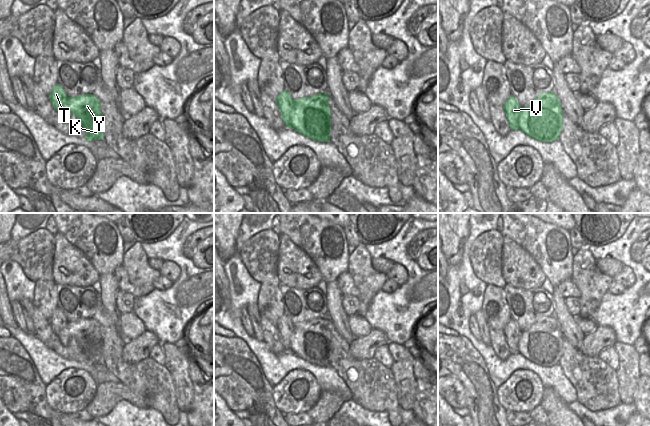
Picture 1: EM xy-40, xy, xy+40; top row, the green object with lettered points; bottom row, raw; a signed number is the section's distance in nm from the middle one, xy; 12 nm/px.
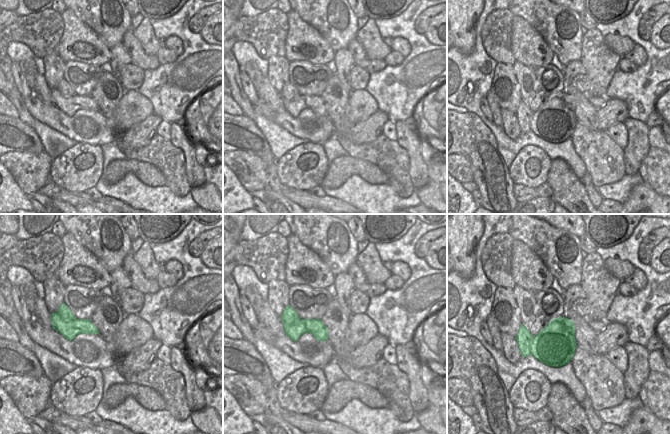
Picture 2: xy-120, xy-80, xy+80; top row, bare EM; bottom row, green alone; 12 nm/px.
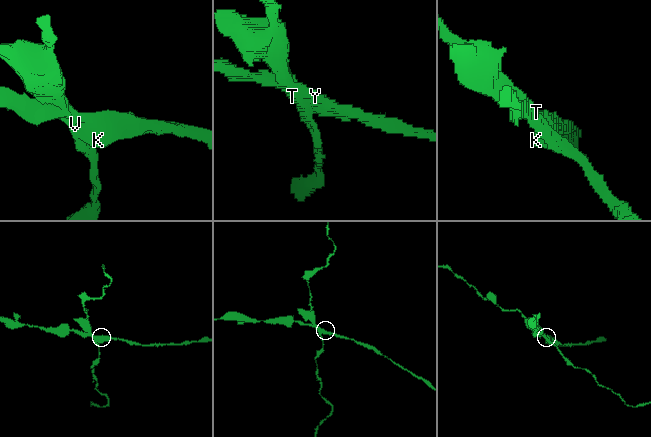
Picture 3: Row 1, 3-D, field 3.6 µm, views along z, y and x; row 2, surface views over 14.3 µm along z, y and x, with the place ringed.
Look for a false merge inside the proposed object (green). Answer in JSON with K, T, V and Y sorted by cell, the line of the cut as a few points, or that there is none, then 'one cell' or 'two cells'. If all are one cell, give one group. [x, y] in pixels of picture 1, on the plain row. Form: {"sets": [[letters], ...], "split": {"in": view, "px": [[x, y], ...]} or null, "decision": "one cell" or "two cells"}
{"sets": [["K", "Y"], ["T", "V"]], "split": {"in": "xy", "px": [[294, 324], [290, 347], [287, 350]]}, "decision": "two cells"}

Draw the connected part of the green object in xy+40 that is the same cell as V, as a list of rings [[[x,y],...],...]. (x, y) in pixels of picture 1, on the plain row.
[[[510,320],[504,327],[503,333],[506,337],[507,345],[511,354],[519,353],[519,341],[522,337],[522,331],[514,320]]]

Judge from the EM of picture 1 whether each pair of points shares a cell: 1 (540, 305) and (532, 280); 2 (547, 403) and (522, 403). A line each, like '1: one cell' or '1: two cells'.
1: two cells
2: two cells

